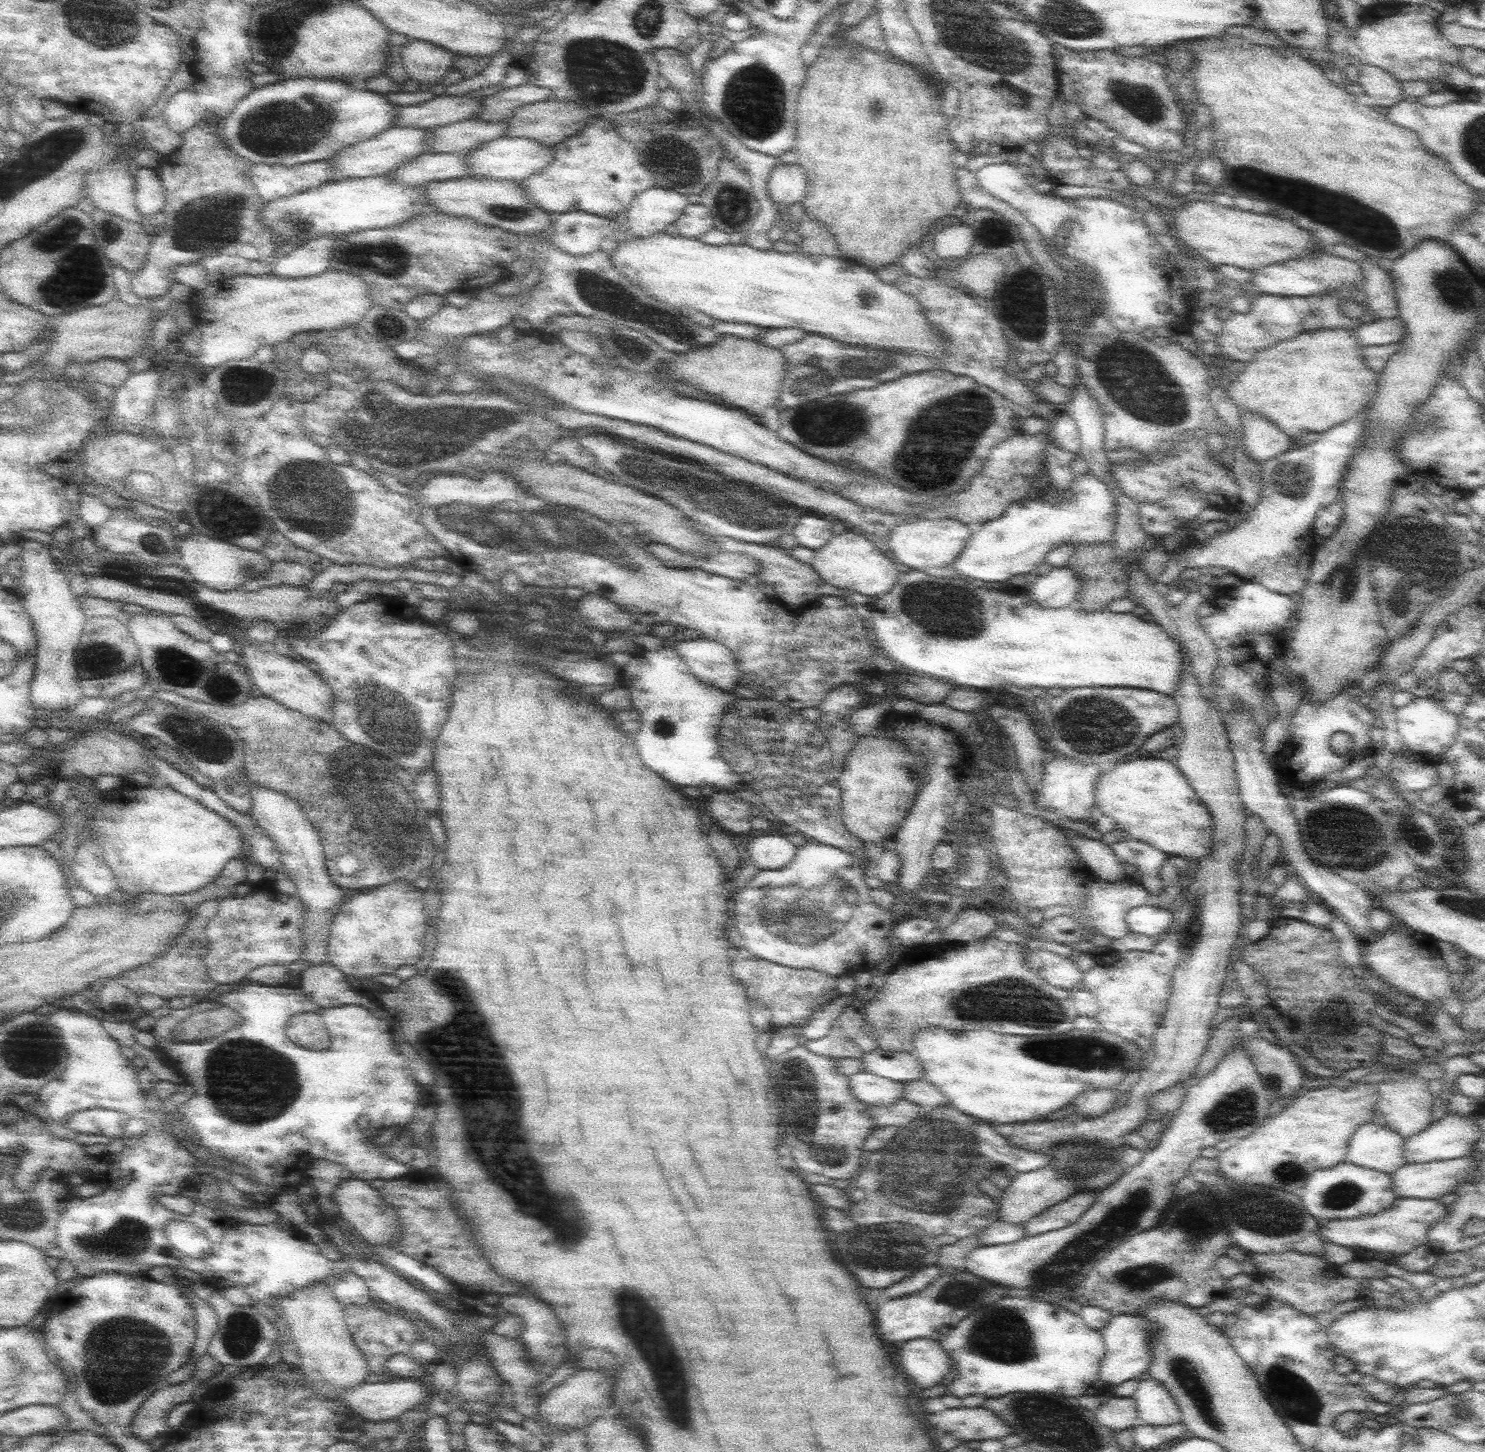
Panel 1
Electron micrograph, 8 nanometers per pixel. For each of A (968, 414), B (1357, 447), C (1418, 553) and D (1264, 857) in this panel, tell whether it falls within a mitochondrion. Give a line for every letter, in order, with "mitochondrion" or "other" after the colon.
A: mitochondrion
B: other
C: mitochondrion
D: other

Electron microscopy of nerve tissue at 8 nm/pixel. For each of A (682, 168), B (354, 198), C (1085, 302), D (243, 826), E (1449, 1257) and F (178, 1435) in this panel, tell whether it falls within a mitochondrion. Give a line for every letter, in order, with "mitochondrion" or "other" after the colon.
A: mitochondrion
B: other
C: mitochondrion
D: other
E: other
F: other

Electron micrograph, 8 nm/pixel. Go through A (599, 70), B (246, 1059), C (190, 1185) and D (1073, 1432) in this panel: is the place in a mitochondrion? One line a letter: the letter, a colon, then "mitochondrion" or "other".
A: mitochondrion
B: mitochondrion
C: other
D: mitochondrion

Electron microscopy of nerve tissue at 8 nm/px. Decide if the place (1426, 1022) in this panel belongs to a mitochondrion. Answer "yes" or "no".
no

